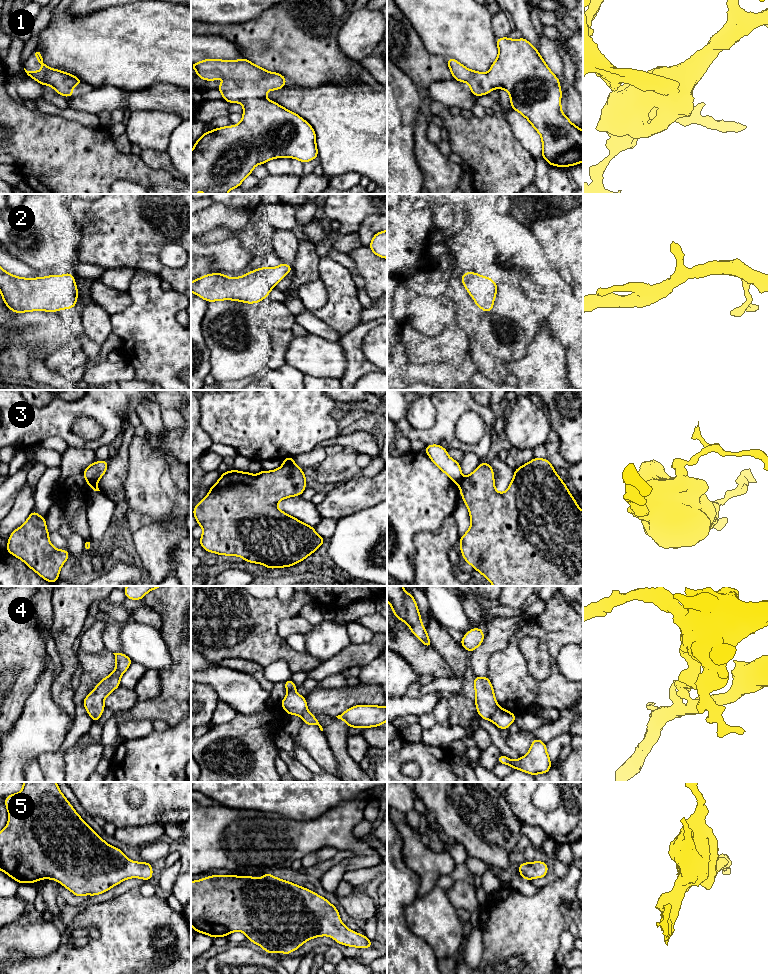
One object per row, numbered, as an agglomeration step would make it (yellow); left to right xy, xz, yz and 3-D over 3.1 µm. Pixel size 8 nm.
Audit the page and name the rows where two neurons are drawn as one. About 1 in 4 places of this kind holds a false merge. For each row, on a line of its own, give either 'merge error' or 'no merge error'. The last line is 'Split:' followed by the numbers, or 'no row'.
1: no merge error
2: no merge error
3: merge error
4: merge error
5: no merge error
Split: 3, 4

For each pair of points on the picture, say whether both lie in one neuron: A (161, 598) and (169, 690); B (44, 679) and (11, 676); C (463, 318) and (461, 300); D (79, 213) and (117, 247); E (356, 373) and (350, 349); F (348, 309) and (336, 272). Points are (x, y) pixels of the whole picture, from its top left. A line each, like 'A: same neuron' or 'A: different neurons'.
A: same neuron
B: different neurons
C: same neuron
D: same neuron
E: same neuron
F: same neuron

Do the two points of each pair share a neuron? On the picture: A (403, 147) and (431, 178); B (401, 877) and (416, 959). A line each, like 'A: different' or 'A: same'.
A: different
B: same

